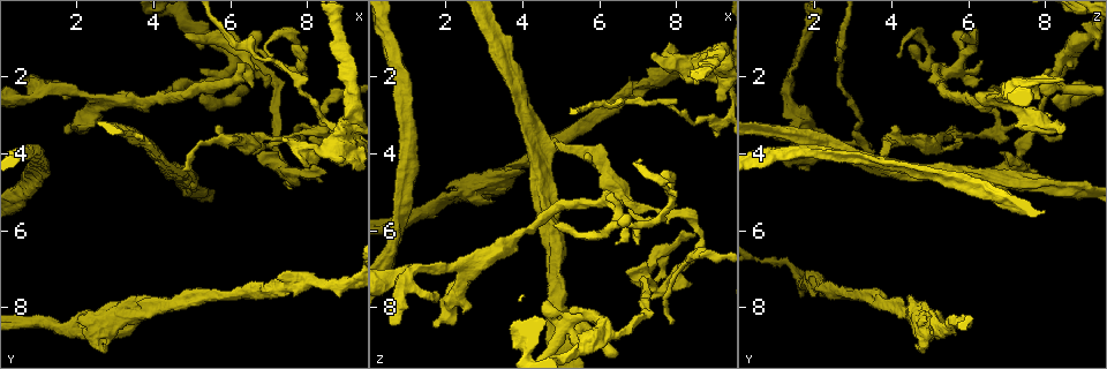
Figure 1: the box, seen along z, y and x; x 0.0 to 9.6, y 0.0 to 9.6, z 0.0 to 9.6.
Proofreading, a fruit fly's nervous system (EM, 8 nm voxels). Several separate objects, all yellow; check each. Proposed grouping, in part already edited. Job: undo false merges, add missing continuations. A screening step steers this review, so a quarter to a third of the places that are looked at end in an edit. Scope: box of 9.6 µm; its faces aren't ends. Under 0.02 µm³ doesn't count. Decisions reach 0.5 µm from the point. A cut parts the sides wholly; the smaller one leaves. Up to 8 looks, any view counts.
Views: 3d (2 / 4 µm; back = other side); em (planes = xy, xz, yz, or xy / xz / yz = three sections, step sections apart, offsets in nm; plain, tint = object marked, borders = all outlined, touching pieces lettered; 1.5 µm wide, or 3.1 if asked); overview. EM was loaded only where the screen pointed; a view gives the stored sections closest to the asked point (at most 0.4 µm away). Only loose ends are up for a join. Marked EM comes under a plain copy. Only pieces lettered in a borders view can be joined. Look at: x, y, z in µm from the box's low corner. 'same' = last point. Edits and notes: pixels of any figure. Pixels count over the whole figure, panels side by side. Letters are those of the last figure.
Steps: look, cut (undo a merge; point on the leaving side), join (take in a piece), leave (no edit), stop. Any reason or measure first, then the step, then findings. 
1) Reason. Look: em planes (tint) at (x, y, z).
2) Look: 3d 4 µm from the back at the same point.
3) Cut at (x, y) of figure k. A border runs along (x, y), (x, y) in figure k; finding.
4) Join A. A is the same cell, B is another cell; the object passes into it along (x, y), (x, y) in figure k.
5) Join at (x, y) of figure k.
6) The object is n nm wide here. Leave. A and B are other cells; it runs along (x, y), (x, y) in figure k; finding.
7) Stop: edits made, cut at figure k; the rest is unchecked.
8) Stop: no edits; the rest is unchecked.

Abrupt turn. Look: em planes (borders) at (5.30, 2.30, 8.30).

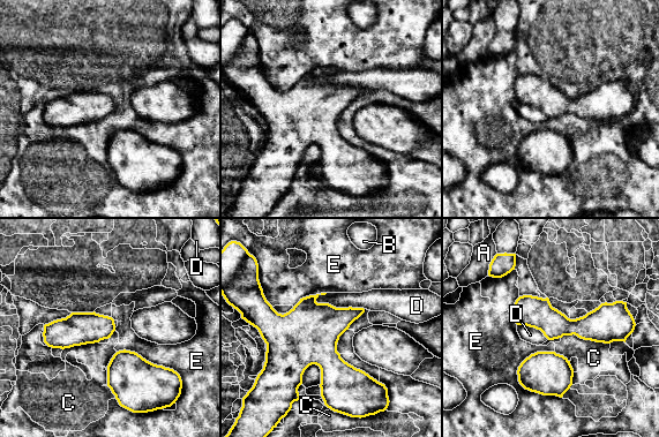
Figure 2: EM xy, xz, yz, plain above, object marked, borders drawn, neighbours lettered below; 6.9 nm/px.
The longest contact is with E, 380 nm. Leave. A, B, C, D and E are other cells; one neuron here.

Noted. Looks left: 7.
Tapers out. Look: em planes (borders) at (7.90, 3.55, 8.45).

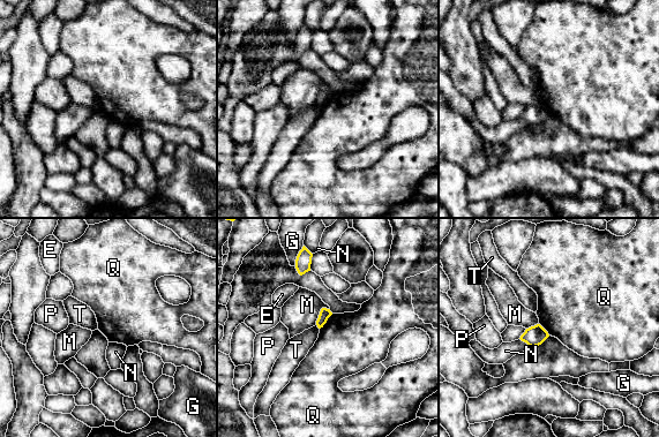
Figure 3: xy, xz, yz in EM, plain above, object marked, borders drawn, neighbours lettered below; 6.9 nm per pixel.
Leave. E, G, M, N, P, Q and T are other cells; a border runs along (332, 314), (320, 329) in figure 3; none of them fits.

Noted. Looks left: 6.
Branch stops here. Look: em planes (borders) at (8.50, 4.50, 6.20).

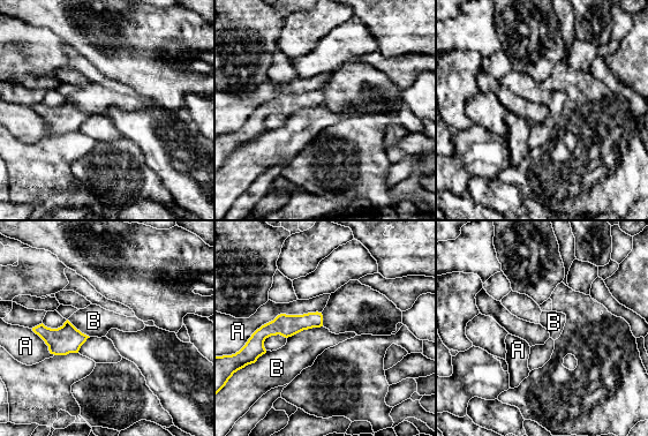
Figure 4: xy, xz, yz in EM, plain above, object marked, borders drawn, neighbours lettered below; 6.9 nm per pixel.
Leave. A and B are other cells; no lettered piece goes on from it.

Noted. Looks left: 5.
Stop: no edits; the rest is unchecked.

